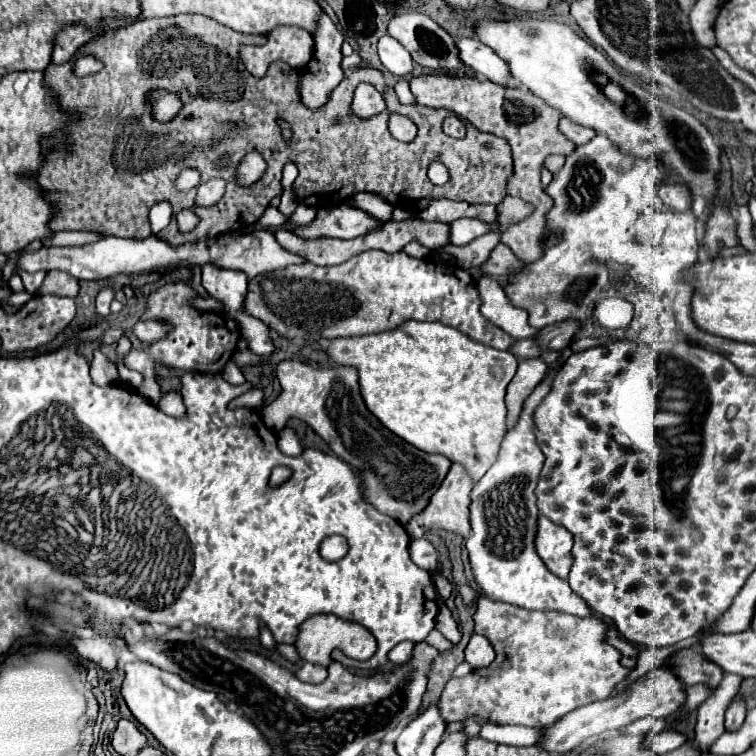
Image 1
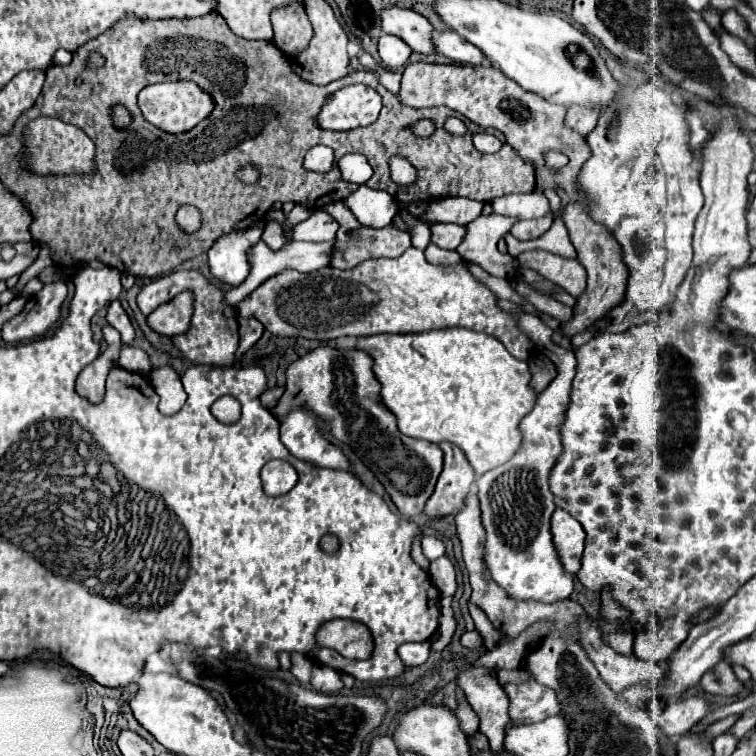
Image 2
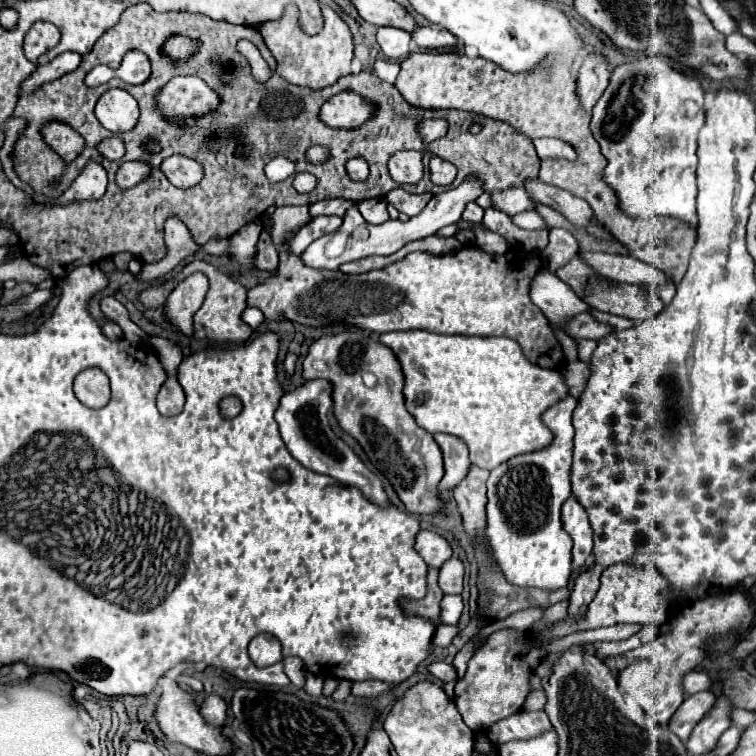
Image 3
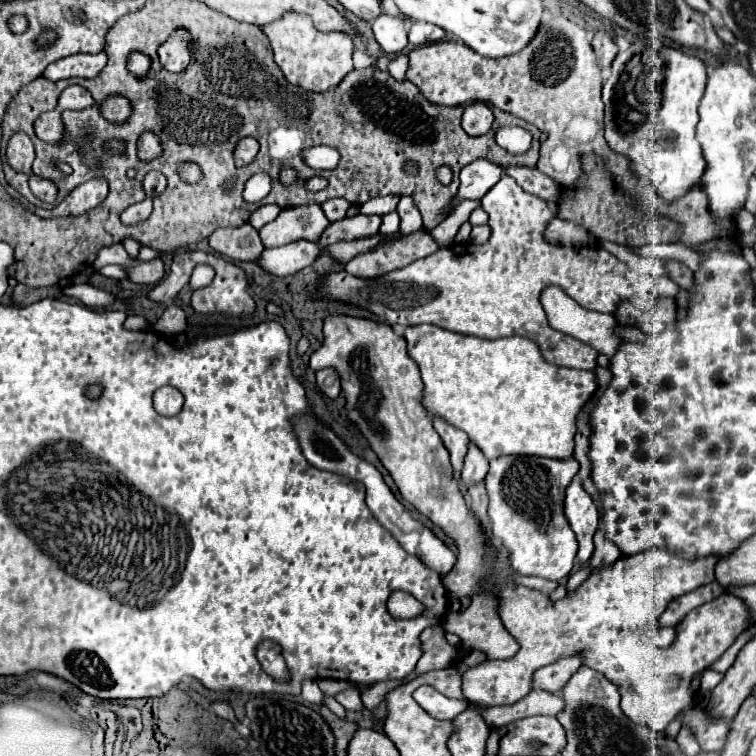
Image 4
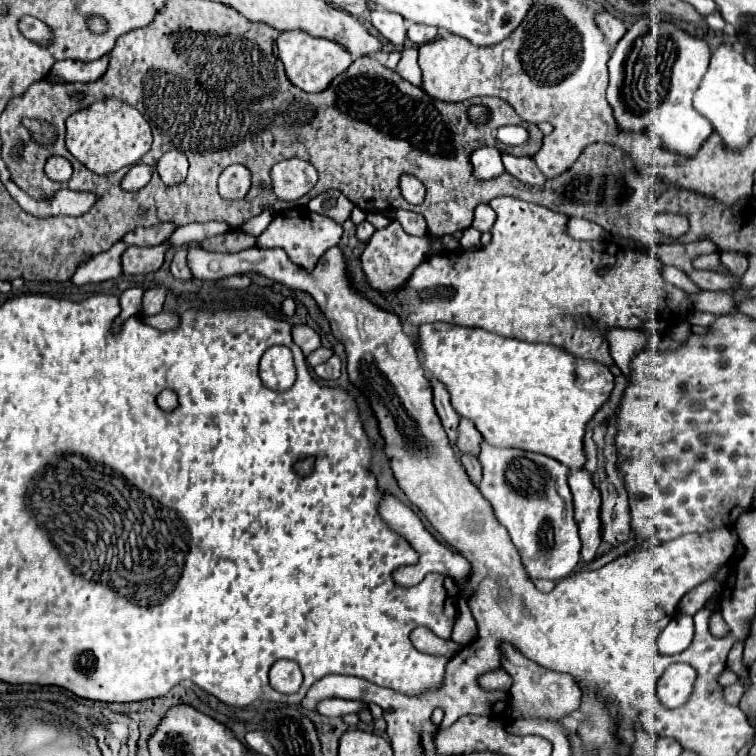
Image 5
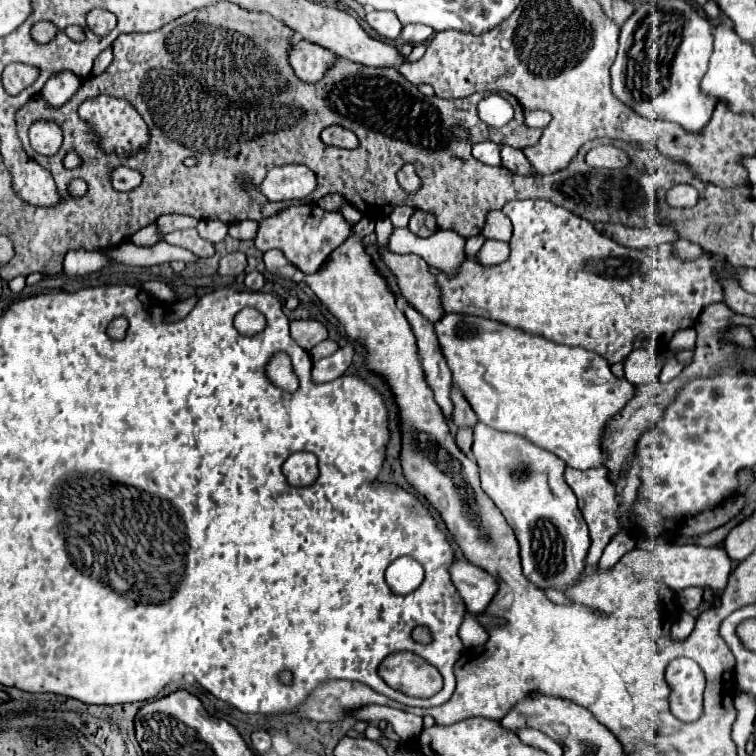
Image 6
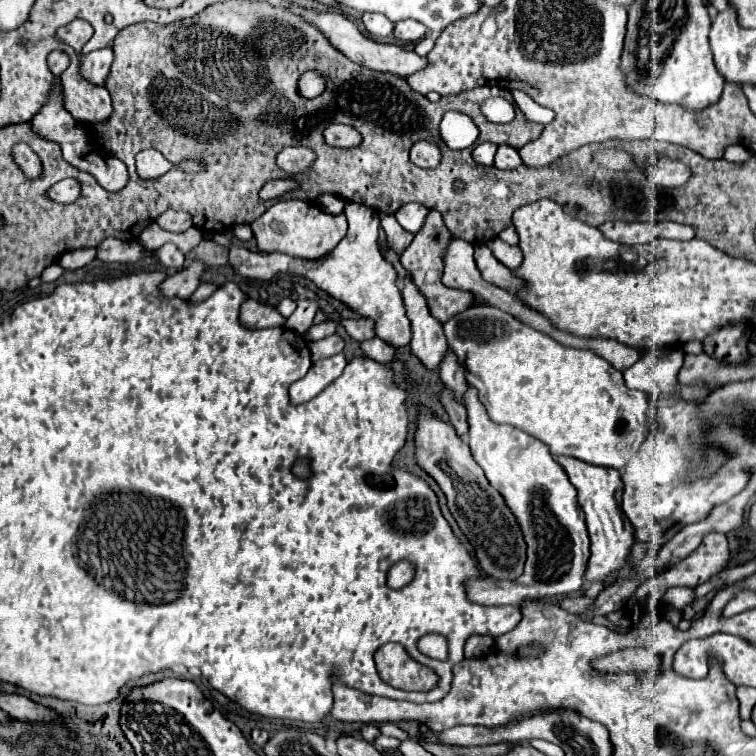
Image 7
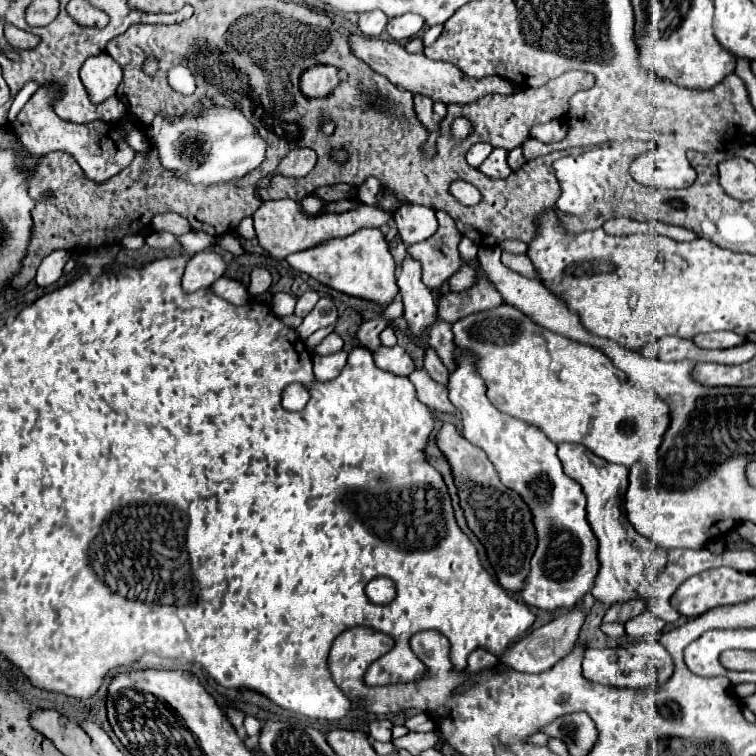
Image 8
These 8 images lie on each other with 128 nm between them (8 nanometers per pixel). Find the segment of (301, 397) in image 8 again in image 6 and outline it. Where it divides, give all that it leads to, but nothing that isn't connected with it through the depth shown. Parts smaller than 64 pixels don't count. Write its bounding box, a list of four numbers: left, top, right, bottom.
[312,343,354,384]

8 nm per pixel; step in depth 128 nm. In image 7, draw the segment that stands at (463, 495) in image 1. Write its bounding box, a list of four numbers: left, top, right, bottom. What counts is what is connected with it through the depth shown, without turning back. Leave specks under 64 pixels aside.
[402,276,446,368]

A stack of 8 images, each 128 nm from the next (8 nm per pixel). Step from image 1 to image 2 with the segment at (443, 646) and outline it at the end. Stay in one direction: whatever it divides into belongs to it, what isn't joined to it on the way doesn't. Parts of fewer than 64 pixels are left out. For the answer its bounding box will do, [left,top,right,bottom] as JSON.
[456,658,510,754]

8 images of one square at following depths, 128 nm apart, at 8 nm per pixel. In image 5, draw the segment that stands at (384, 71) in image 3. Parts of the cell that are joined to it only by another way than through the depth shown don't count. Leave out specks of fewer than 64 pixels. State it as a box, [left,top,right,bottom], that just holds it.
[398,48,422,88]

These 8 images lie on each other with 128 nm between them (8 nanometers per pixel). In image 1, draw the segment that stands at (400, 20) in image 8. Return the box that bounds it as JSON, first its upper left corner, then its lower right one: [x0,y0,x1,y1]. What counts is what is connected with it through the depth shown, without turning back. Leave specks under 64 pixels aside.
[456,38,510,86]

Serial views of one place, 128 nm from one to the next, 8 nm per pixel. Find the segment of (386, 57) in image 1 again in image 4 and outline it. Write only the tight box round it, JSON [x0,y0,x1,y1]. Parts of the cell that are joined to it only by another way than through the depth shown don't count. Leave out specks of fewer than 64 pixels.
[372,16,408,54]

